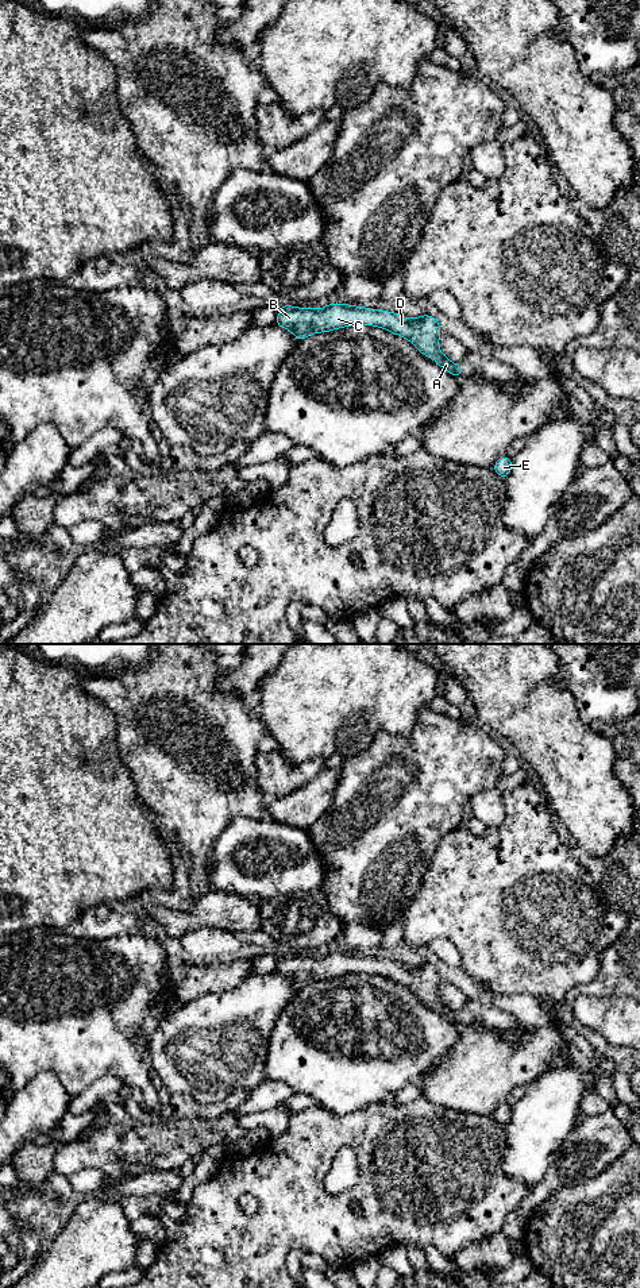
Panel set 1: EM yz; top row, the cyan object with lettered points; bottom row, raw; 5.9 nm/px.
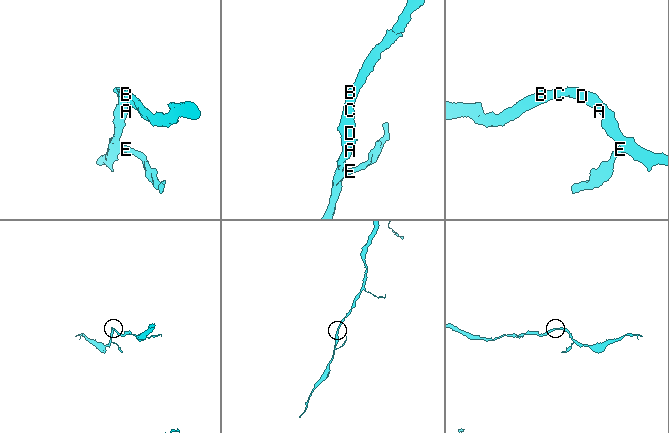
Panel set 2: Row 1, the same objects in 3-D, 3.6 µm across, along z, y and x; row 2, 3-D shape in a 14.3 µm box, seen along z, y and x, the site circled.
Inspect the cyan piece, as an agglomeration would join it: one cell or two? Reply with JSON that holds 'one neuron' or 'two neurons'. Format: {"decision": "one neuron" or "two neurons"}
{"decision": "one neuron"}

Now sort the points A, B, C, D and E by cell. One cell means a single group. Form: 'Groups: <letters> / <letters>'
Groups: A B C D E

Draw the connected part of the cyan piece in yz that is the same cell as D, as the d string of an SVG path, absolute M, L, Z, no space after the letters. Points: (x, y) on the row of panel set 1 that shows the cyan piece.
M284 304L274 324L289 329L298 340L302 340L313 333L329 332L336 328L344 328L347 325L366 324L381 327L401 338L408 339L421 354L431 356L439 366L451 373L456 379L462 373L464 373L459 365L452 363L446 355L440 352L439 336L442 335L442 329L437 320L429 315L423 315L416 319L406 319L394 312L367 309L365 306L354 306L347 304L328 304L325 308L319 309L312 309L311 306L294 308Z

